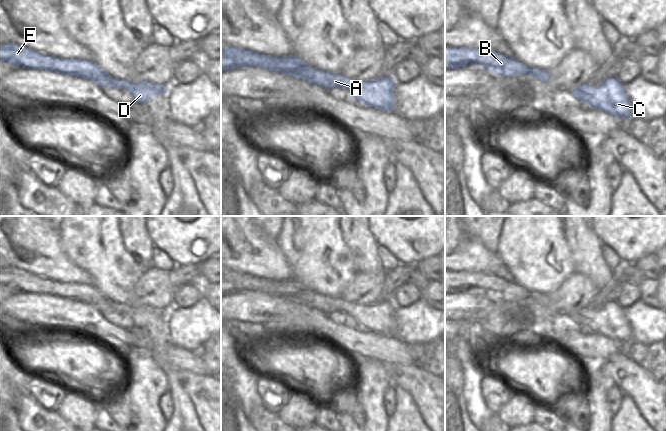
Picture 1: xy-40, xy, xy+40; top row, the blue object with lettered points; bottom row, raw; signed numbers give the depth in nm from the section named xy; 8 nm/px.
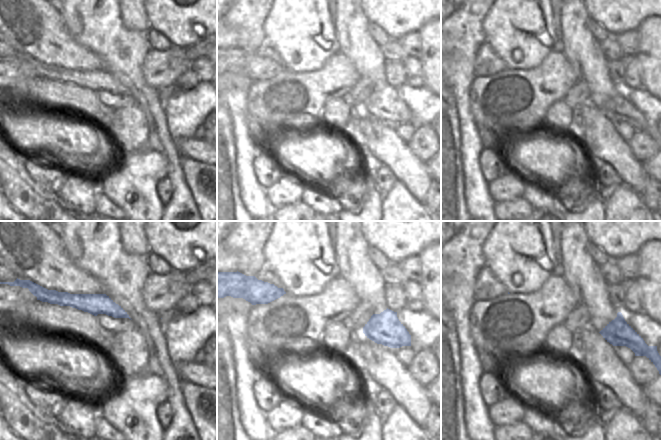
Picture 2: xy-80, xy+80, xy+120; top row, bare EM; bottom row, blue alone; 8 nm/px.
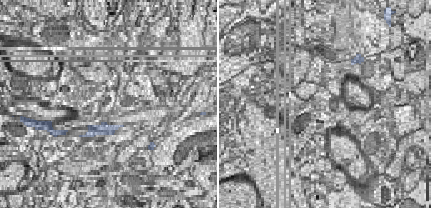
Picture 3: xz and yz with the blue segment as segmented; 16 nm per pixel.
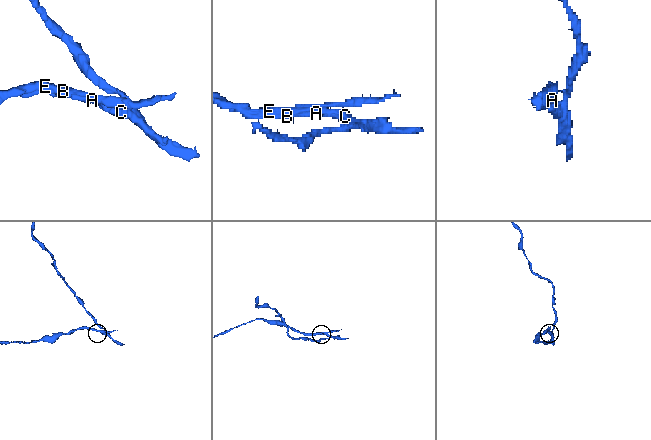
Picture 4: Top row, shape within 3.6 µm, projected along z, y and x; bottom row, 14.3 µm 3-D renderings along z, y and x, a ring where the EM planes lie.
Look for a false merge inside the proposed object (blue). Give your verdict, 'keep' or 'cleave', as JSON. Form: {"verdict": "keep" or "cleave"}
{"verdict": "cleave"}

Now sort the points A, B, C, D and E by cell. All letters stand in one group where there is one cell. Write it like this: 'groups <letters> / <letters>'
groups A B C D / E

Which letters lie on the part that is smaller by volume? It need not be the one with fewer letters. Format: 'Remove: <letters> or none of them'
Remove: E

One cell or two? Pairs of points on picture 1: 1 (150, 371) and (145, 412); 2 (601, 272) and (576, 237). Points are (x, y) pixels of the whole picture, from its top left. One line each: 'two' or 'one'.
1: one
2: one

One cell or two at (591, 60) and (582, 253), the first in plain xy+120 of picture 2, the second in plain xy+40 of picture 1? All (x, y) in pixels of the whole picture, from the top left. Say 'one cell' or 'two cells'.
one cell

